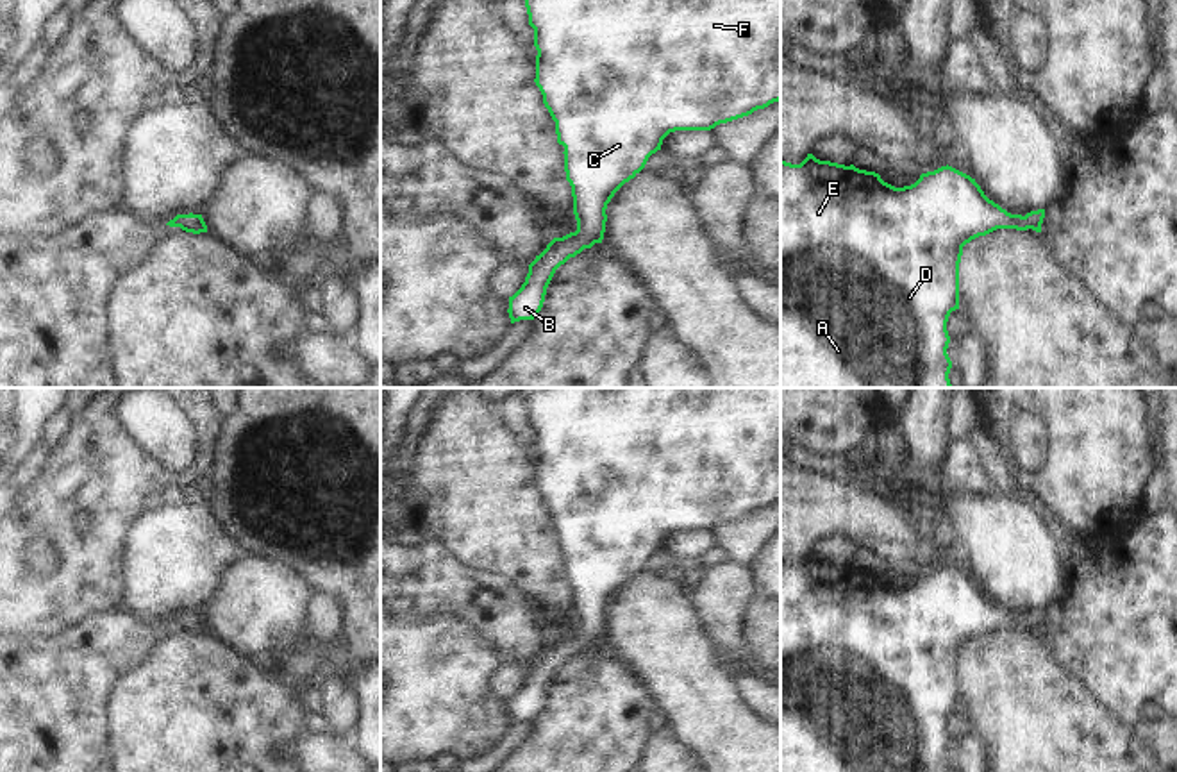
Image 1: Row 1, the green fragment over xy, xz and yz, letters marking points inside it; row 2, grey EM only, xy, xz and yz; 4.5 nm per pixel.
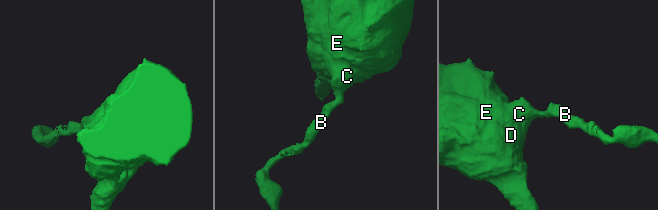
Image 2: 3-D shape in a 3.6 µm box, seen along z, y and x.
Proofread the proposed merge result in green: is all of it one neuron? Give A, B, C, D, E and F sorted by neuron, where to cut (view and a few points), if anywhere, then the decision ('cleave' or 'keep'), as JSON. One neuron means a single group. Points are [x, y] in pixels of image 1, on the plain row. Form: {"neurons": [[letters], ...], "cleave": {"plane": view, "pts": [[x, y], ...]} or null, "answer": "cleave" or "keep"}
{"neurons": [["A", "B", "C", "D", "E", "F"]], "cleave": null, "answer": "keep"}

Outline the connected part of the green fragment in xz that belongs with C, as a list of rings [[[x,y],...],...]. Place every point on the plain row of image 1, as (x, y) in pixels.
[[[522,388],[529,425],[534,429],[536,486],[543,495],[543,504],[555,522],[557,543],[564,547],[564,572],[572,586],[573,615],[577,631],[563,638],[554,638],[547,649],[529,665],[529,674],[522,688],[509,697],[511,724],[534,720],[541,711],[547,688],[555,670],[584,649],[602,643],[607,622],[607,604],[614,593],[634,579],[647,565],[648,558],[661,550],[663,540],[675,531],[711,531],[764,509],[780,500],[780,388]]]

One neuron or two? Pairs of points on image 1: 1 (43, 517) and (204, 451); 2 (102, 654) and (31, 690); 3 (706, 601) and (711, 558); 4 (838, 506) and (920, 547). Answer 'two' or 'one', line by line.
1: one
2: one
3: two
4: one

